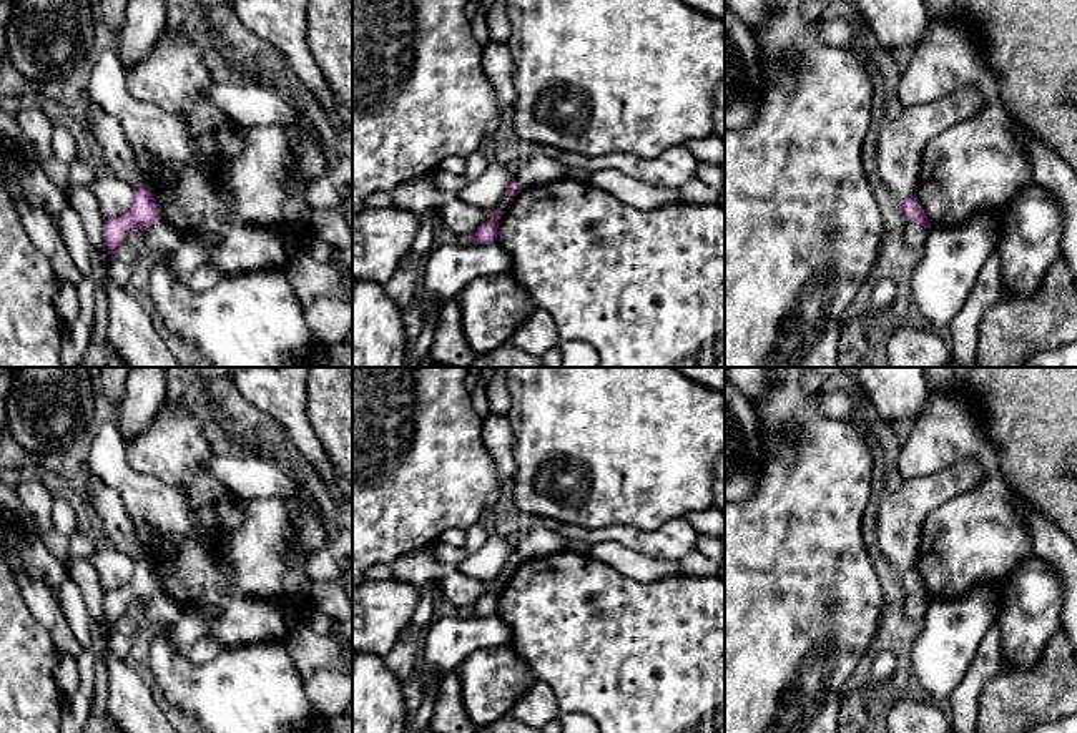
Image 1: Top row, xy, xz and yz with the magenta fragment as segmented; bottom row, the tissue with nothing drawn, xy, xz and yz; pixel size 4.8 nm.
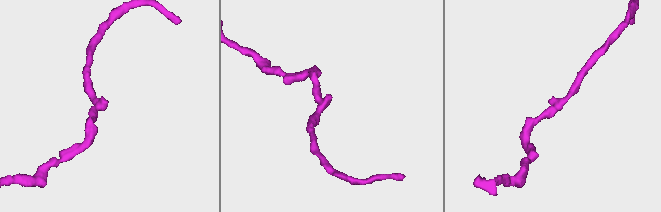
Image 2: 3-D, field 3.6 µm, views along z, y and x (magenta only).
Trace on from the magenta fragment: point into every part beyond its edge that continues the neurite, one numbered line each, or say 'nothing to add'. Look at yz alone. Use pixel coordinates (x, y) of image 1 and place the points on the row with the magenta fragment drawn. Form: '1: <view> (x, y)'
nothing to add

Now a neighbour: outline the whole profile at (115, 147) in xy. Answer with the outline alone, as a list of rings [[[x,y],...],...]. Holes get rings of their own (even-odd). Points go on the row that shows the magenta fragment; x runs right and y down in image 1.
[[[91,101],[88,123],[101,146],[101,153],[116,178],[138,189],[143,186],[141,168],[121,123]]]

